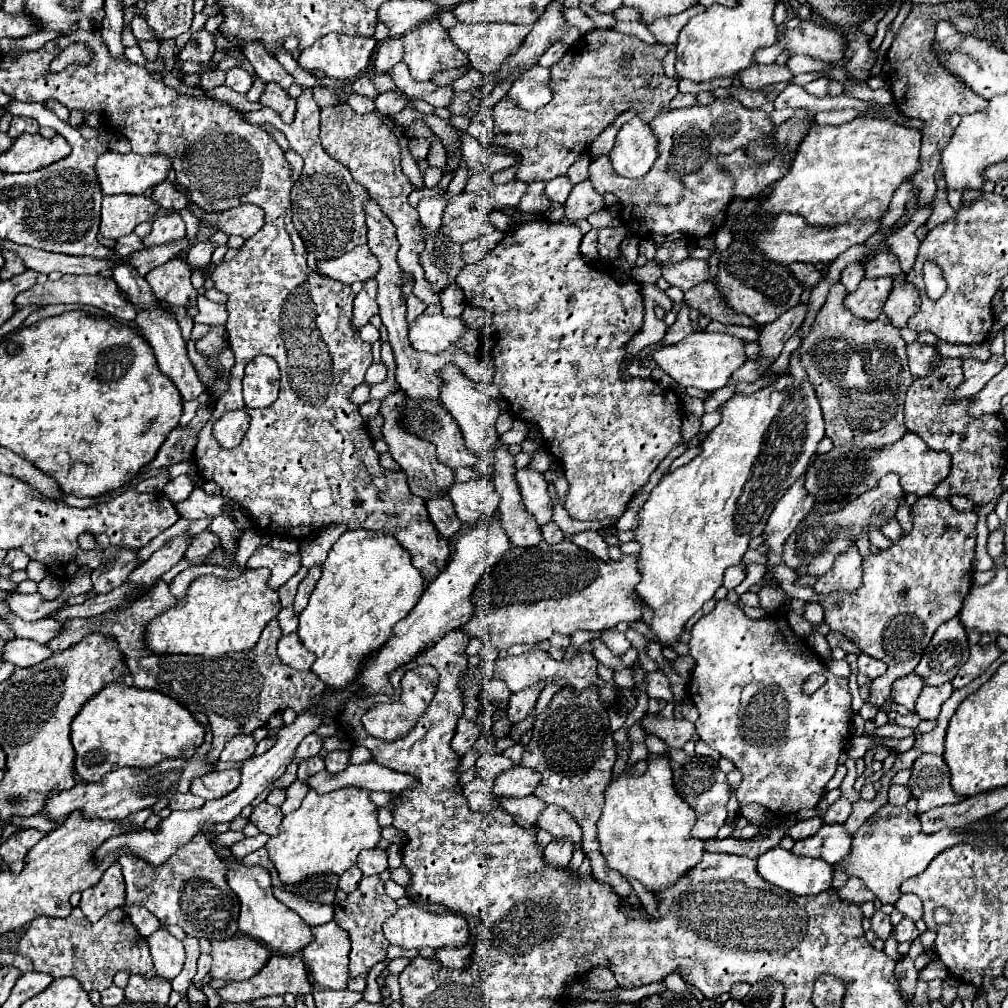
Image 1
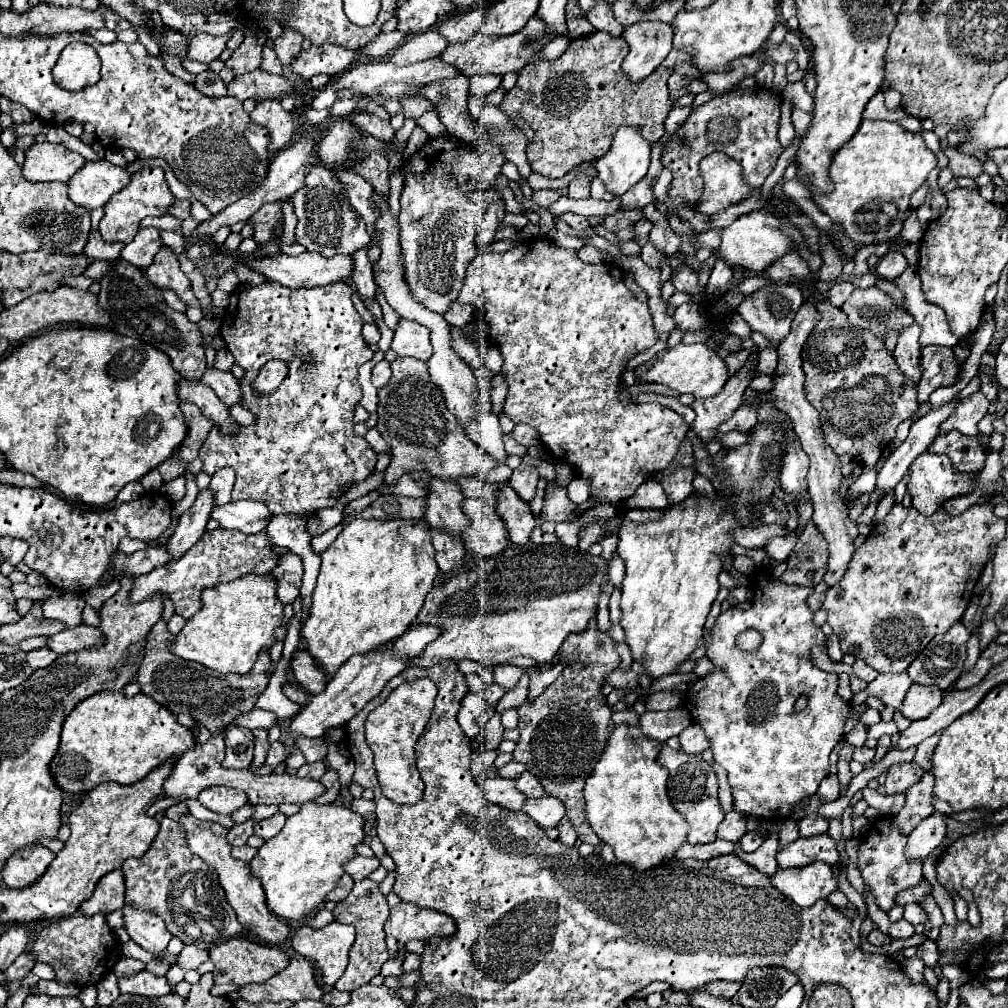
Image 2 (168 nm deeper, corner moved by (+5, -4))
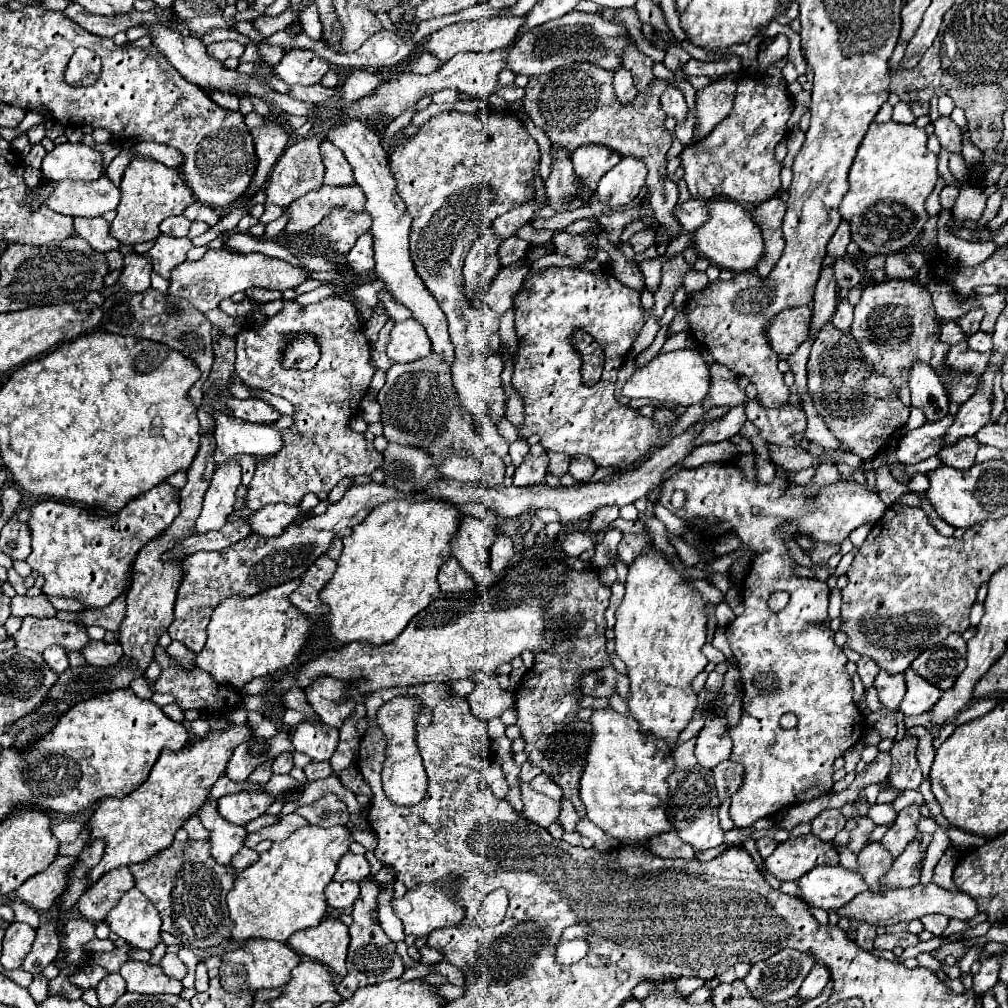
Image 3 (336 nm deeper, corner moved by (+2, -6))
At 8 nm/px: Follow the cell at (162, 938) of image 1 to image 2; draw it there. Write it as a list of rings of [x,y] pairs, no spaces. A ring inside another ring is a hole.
[[[133,904],[123,906],[123,924],[131,940],[151,954],[161,954],[171,940],[171,934],[159,916],[139,910]]]

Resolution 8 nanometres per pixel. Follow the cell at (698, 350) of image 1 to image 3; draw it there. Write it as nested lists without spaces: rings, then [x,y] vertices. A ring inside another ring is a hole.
[[[690,348],[658,354],[650,364],[636,370],[622,388],[622,394],[628,398],[648,398],[660,402],[670,400],[680,406],[702,402],[708,392],[710,392],[710,366],[704,362],[698,350],[690,350]]]

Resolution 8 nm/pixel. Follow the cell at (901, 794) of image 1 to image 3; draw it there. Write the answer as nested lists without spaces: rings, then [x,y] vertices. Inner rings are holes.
[[[902,738],[894,742],[892,754],[892,770],[886,778],[886,790],[918,790],[922,784],[922,772],[916,758],[916,744],[918,738]]]

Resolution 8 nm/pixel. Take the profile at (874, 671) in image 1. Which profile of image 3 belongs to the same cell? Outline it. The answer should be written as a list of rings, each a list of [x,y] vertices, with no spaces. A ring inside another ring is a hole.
[[[860,658],[856,664],[858,664],[858,674],[860,674],[860,680],[864,682],[864,686],[872,686],[878,672],[880,672],[876,662],[870,658]]]

